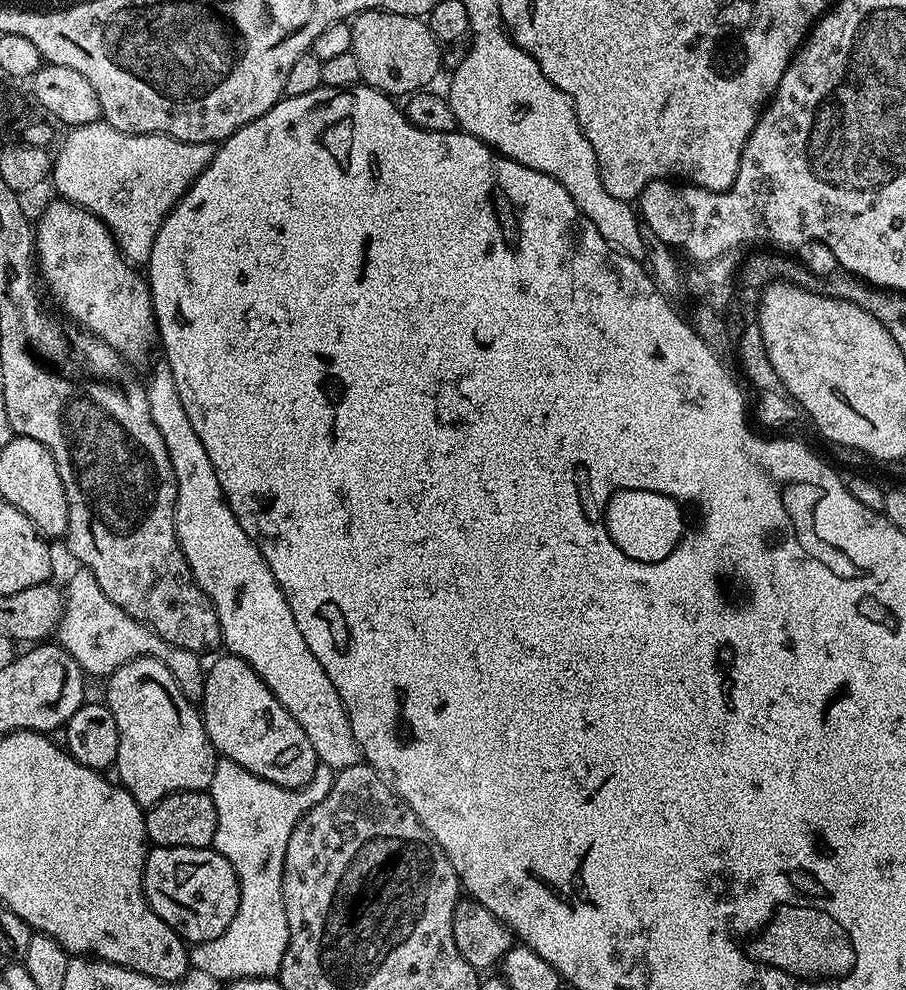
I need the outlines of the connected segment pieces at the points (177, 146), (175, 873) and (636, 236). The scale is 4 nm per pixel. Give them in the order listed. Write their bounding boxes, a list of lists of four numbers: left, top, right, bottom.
[[50,119,214,266],[144,847,240,946],[446,24,643,261]]

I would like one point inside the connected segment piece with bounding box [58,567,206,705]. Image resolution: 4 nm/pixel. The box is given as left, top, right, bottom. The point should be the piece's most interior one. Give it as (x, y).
(100, 636)

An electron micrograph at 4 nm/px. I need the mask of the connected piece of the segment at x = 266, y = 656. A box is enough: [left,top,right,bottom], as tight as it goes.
[146,362,362,770]

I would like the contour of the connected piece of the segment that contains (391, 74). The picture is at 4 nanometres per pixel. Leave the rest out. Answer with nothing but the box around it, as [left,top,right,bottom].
[350,10,442,98]

